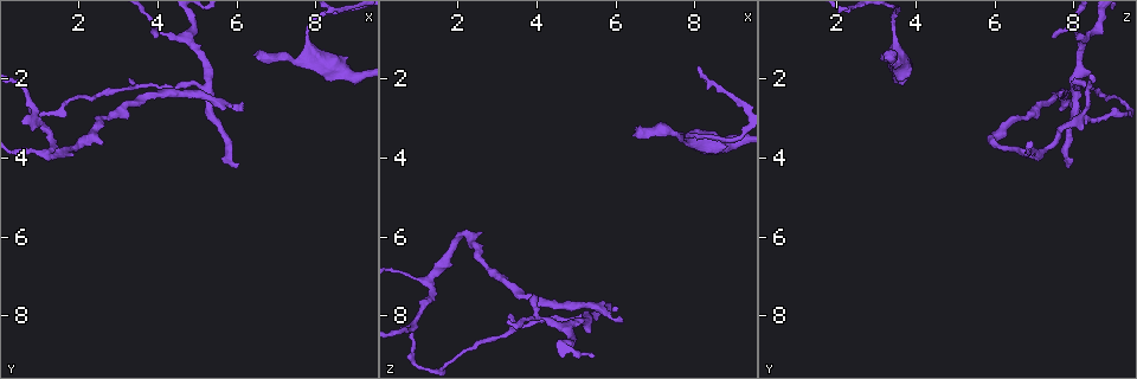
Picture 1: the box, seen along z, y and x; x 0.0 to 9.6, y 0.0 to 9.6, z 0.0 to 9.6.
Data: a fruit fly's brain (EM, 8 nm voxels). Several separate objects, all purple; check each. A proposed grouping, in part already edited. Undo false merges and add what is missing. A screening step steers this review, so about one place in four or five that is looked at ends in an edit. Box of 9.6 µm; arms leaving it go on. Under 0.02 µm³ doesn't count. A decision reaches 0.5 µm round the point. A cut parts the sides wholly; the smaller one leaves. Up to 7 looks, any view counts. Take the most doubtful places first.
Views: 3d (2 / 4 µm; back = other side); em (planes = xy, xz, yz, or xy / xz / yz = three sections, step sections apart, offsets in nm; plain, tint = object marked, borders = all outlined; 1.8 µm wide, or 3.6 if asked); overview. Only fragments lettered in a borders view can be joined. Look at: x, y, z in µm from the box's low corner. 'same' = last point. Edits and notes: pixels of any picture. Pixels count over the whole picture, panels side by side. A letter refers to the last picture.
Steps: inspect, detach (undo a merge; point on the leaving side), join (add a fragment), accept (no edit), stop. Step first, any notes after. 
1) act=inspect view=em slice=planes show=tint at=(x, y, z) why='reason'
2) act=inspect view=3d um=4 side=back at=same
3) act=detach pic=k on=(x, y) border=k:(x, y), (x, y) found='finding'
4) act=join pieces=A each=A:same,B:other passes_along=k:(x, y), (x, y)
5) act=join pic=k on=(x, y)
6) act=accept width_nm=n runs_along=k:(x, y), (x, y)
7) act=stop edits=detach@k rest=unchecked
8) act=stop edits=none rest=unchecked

act=inspect view=em slice=xz step=4 show=tint at=(6.10, 4.20, 7.85) why='free end'

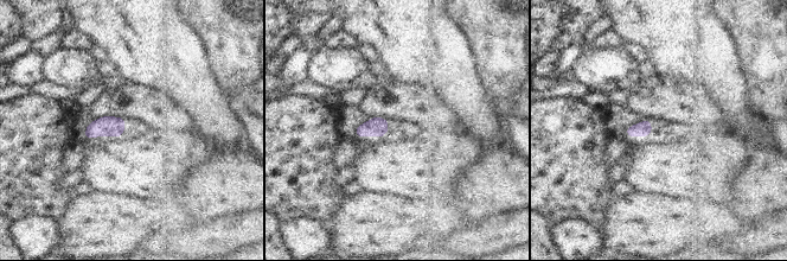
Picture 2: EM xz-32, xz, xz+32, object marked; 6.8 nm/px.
act=inspect view=em slice=planes show=borders at=same

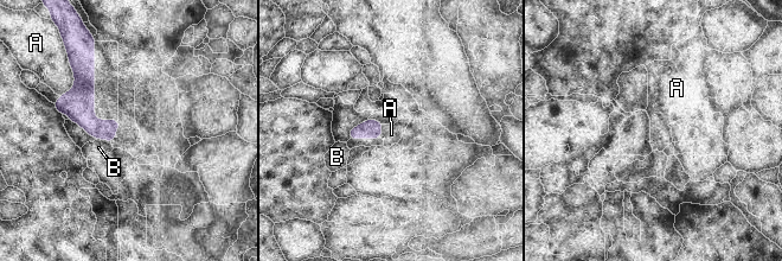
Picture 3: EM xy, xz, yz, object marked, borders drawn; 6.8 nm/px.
act=accept width_nm=130 each=A:other,B:other border=3:(72, 69), (74, 86), (59, 96) found='no lettered fragment goes on from it'

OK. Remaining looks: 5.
act=inspect view=em slice=planes show=borders at=(3.90, 0.95, 7.50) why='an open end'

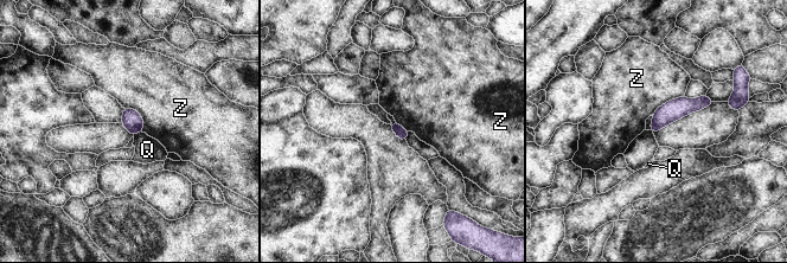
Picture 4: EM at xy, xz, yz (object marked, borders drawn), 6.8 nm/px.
act=accept longest_contact=Z:220nm each=Q:other,Z:other found='no lettered fragment goes on from it'

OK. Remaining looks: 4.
act=inspect view=em slice=xz step=8 show=borders at=(2.10, 2.45, 9.05) why='touches itself'

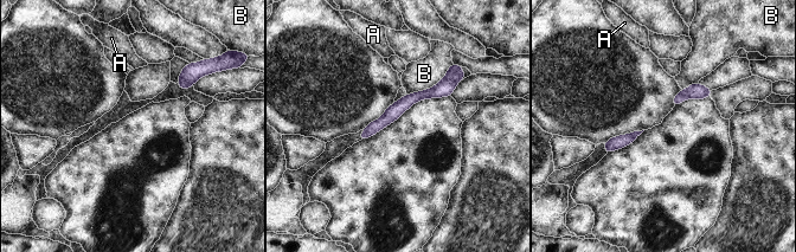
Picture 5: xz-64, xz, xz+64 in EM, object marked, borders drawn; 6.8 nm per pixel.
act=accept width_nm=20 each=A:other,B:other runs_along=5:(453, 79), (408, 99), (364, 135) found='one neuron here'

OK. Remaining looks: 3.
act=stop edits=none rest=unchecked

